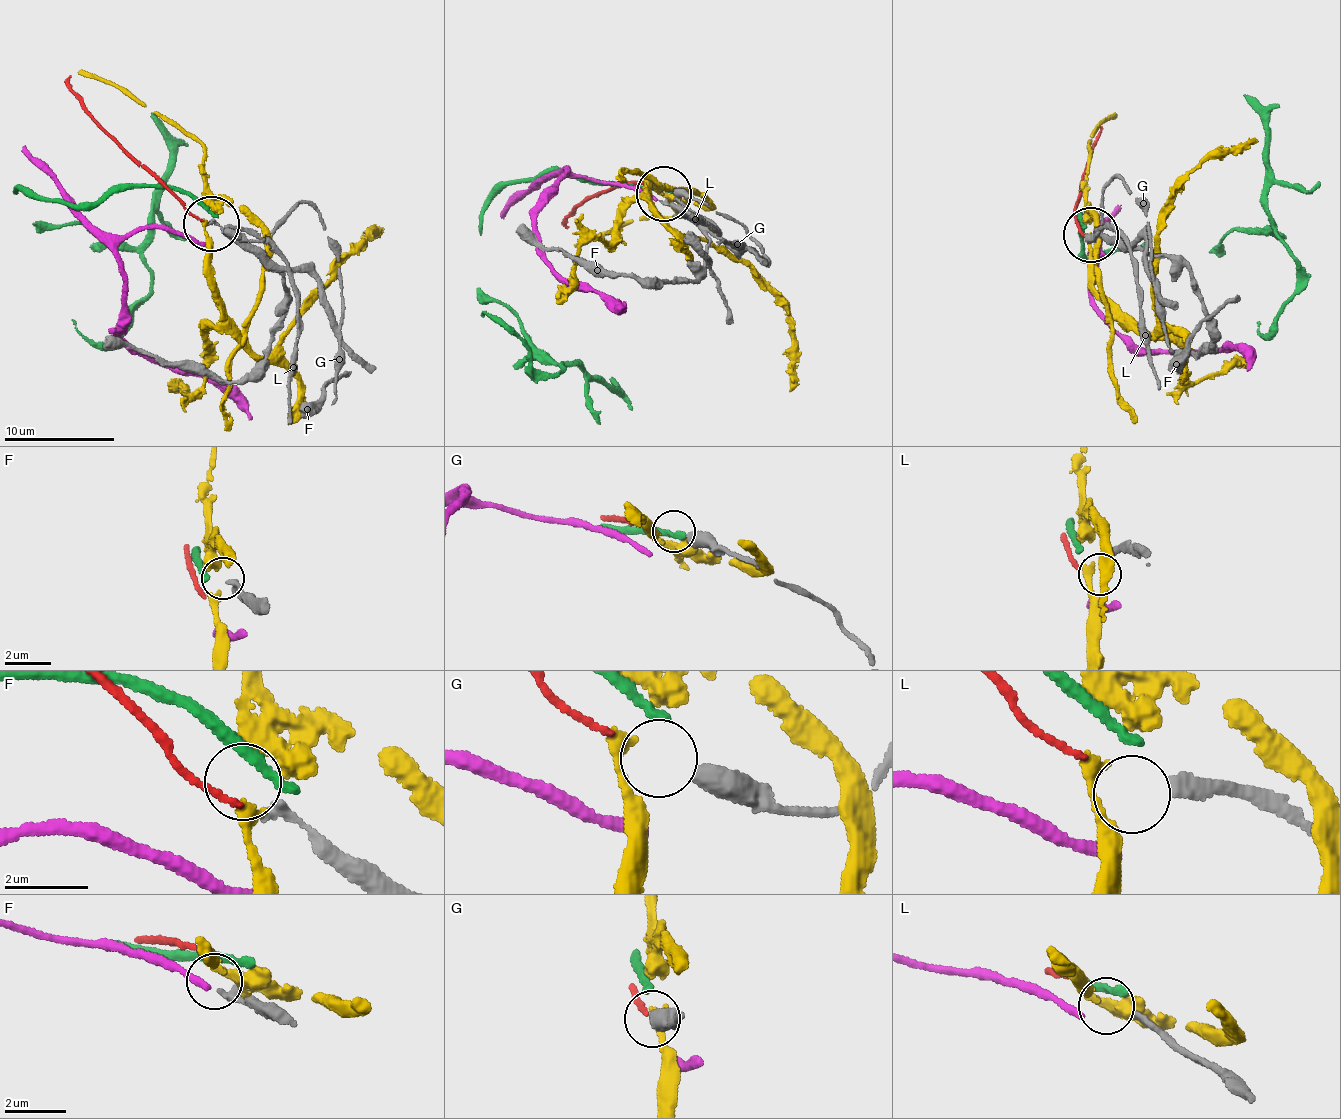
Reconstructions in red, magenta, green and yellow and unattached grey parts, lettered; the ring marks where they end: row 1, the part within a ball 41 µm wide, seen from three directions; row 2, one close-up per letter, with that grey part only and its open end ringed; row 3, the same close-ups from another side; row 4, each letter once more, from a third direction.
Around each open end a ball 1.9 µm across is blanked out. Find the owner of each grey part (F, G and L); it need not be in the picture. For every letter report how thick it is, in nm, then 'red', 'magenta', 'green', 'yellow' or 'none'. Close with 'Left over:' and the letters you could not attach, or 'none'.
F: calibre 260 nm; none
G: calibre 500 nm; none
L: calibre 260 nm; none
Left over: F, G, L

